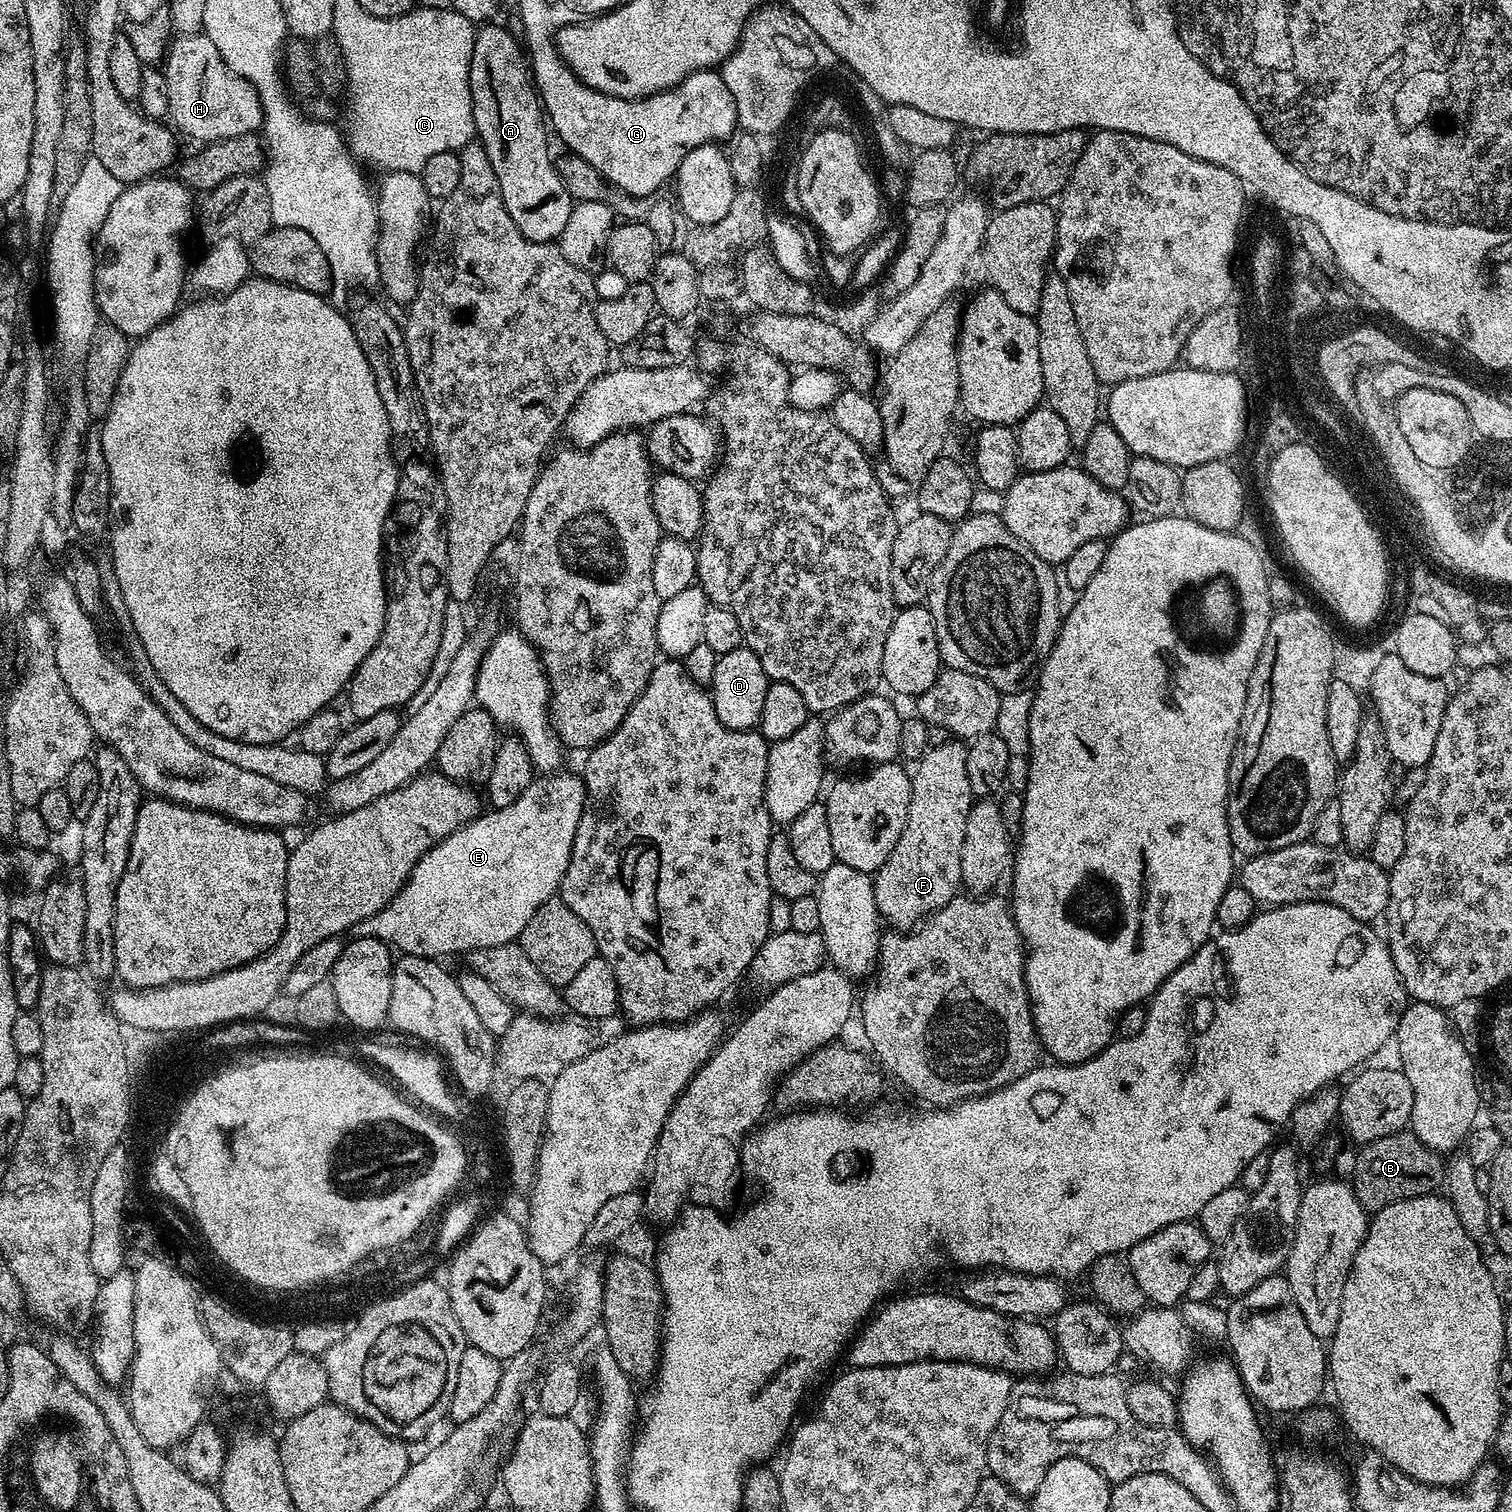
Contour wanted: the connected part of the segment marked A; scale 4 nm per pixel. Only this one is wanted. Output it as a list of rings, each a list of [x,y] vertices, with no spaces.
[[[481,27],[476,34],[468,79],[476,136],[490,158],[490,166],[494,166],[494,174],[498,178],[506,210],[510,210],[510,218],[514,218],[518,230],[522,230],[522,234],[528,240],[552,242],[563,234],[574,201],[562,178],[556,173],[553,153],[548,153],[550,132],[546,127],[546,116],[542,111],[538,93],[530,79],[530,68],[522,51],[521,41],[517,37],[516,41],[504,28],[483,28]]]

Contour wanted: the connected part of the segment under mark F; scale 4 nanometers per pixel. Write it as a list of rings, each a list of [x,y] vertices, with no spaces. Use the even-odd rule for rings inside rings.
[[[967,747],[956,752],[956,768],[932,768],[928,772],[928,800],[913,798],[906,826],[884,865],[874,873],[877,910],[896,930],[912,930],[925,918],[946,906],[961,891],[960,859],[966,834],[966,818],[974,797],[966,774]]]

